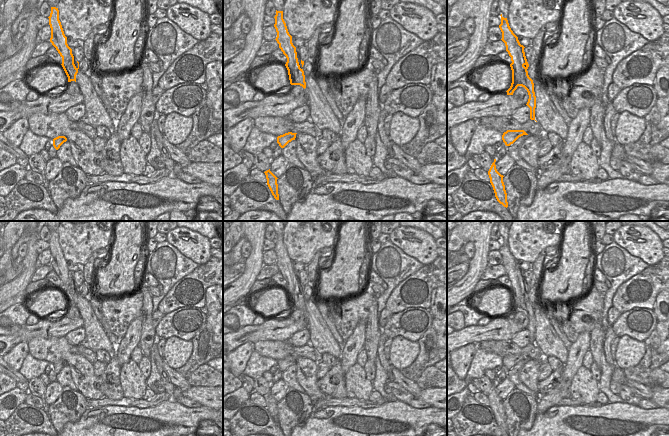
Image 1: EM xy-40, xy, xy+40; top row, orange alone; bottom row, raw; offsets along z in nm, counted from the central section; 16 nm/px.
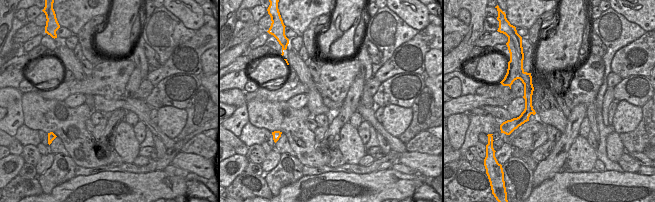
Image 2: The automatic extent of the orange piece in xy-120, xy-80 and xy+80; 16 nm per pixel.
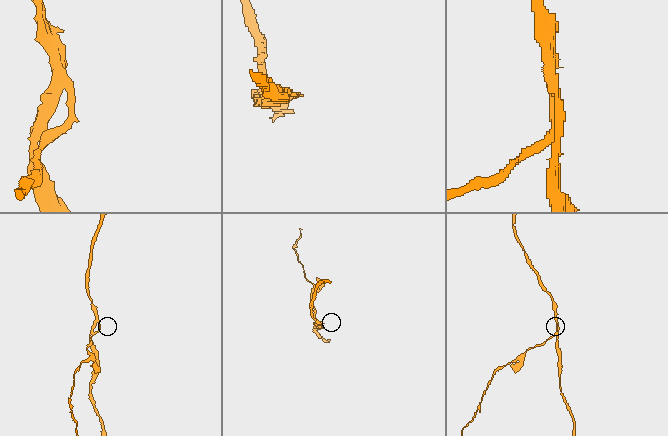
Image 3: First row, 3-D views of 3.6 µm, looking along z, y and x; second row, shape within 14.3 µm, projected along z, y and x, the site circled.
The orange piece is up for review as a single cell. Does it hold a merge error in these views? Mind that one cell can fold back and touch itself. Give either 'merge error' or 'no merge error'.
merge error

